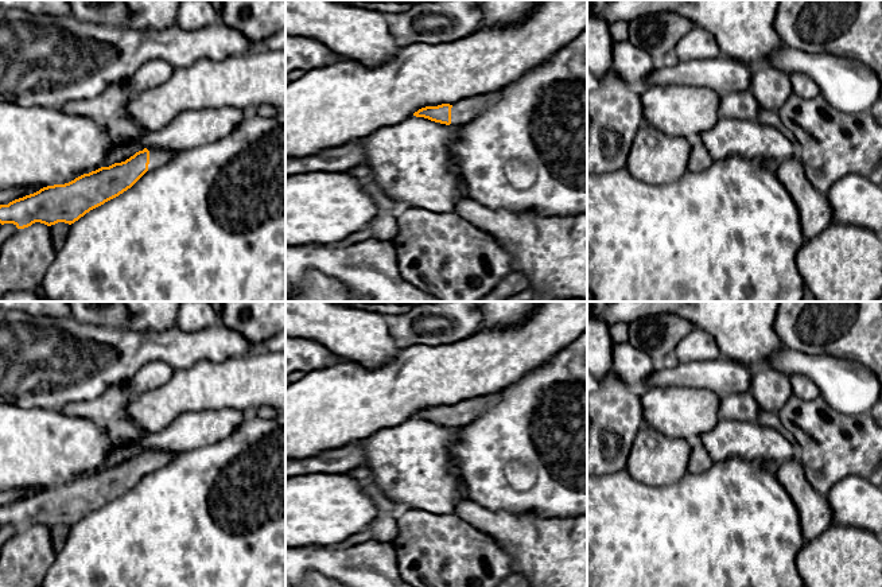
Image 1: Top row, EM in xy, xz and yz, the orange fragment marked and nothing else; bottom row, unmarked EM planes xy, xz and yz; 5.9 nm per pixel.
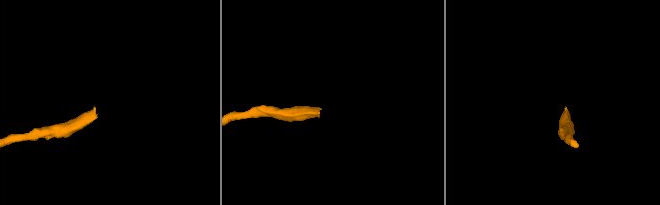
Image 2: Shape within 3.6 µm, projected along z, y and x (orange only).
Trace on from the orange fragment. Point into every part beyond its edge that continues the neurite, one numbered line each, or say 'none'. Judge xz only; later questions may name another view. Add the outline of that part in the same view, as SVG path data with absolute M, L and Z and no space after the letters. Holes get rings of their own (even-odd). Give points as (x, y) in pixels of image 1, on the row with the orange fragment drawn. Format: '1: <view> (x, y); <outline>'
1: xz (461, 113); M496 92L475 96L469 101L463 101L462 104L452 105L451 108L451 124L452 125L465 125L471 121L479 113L482 113L487 106L490 106L498 94Z

